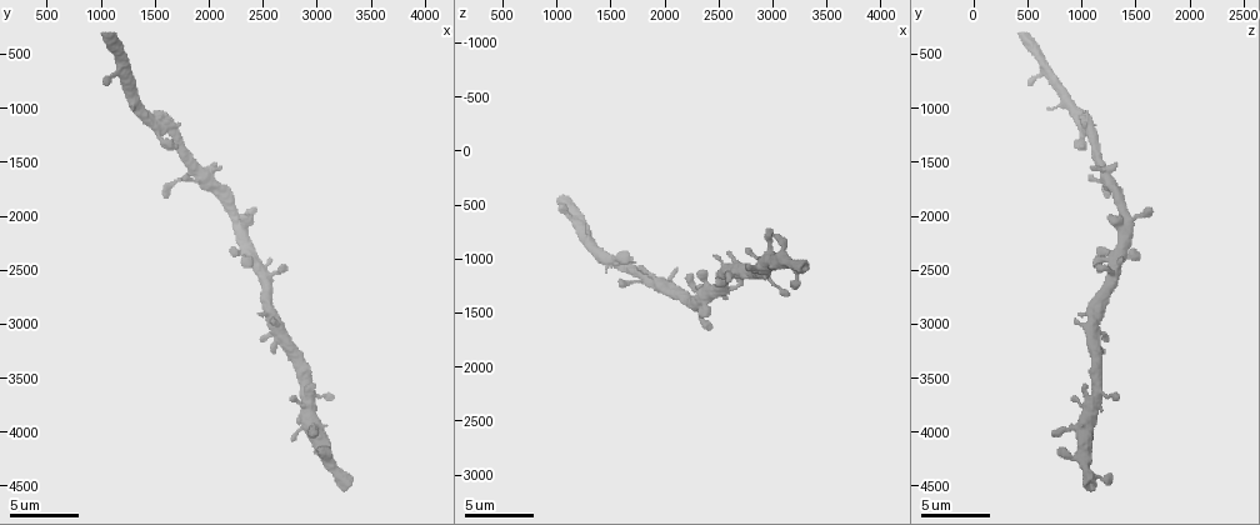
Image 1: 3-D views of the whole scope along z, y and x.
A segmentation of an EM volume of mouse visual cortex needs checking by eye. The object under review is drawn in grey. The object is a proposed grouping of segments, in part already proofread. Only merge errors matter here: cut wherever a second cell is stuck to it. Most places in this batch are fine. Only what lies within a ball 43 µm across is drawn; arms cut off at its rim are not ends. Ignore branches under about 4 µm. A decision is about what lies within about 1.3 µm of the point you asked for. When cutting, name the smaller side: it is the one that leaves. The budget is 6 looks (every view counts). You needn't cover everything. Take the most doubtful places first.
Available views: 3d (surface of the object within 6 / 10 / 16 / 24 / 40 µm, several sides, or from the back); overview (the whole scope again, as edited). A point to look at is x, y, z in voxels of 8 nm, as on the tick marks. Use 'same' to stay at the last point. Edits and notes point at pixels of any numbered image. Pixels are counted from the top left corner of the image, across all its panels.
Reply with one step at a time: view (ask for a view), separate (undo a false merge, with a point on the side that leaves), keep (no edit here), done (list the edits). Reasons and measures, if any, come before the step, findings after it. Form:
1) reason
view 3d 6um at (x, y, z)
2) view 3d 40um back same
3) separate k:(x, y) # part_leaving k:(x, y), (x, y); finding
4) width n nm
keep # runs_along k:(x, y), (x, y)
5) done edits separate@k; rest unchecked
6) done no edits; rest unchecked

sudden change in width
view 3d 6um at (1680, 1260, 1100)

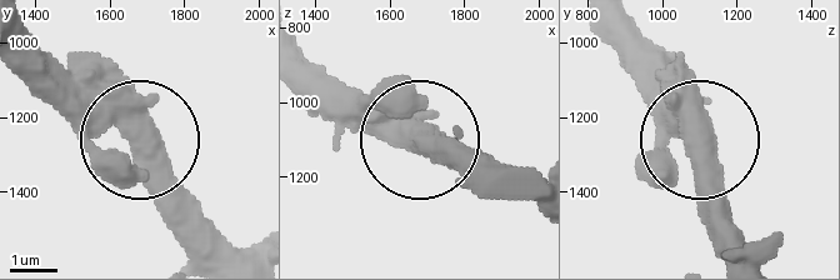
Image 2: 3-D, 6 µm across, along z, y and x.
other side
view 3d 6um back at (1690, 1260, 1120)

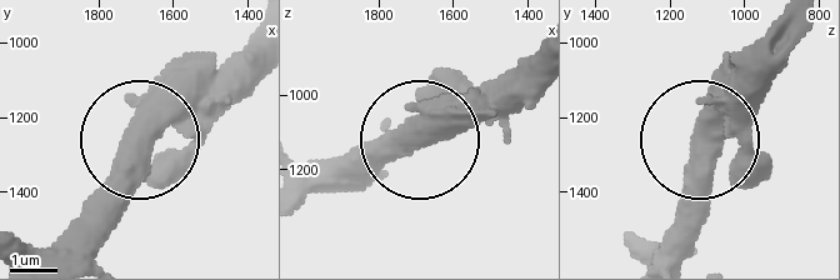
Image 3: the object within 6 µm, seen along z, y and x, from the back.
keep # runs_along 3:(319, 185), (494, 114); all the same cell

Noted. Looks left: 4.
view 3d 10um at (2280, 2240, 1420)

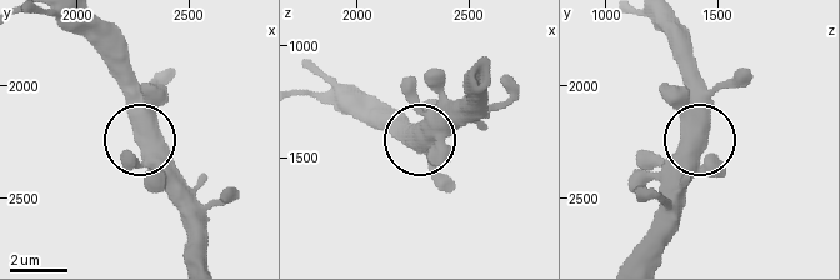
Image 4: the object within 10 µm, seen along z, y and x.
keep # runs_along 4:(151, 135), (140, 140), (133, 65); continuous, no second cell

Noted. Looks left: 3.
narrows sharply
view 3d 10um at (1300, 820, 820)

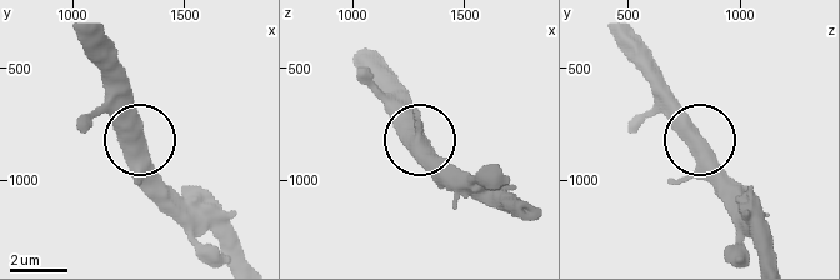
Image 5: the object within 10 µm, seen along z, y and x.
width 490 nm
keep # runs_along 5:(238, 253), (159, 174), (125, 90); one cell here

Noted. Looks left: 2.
done no edits; rest unchecked

